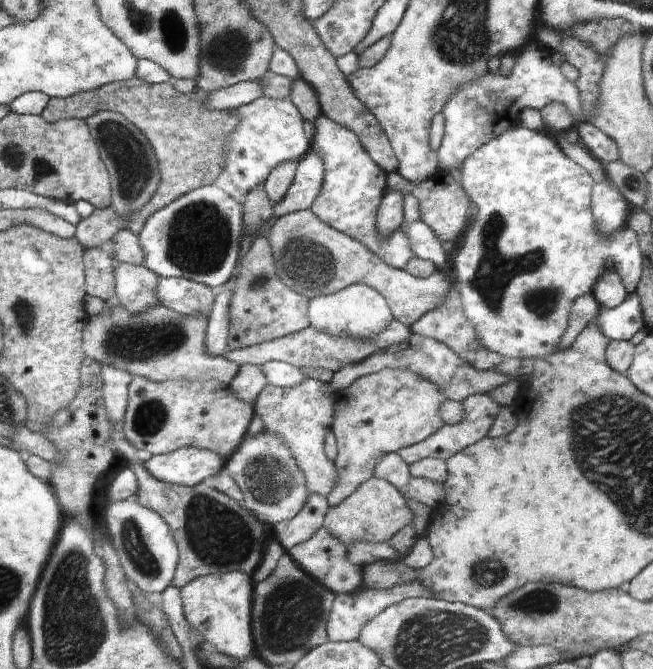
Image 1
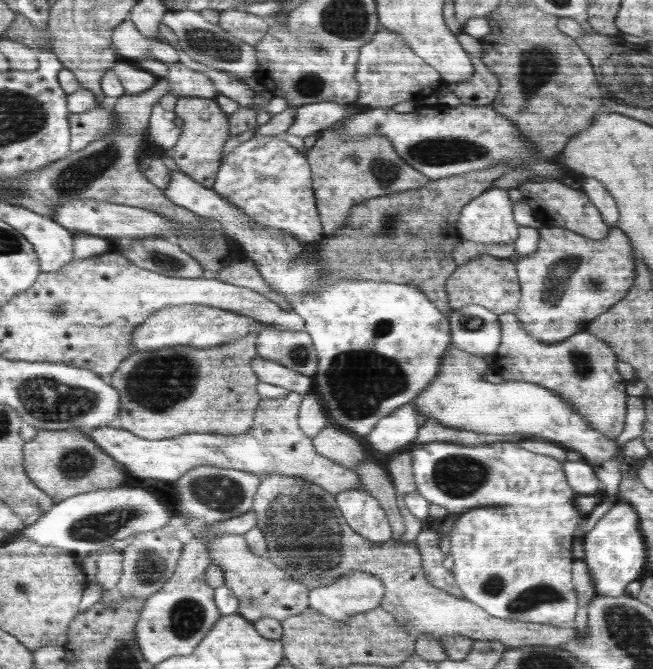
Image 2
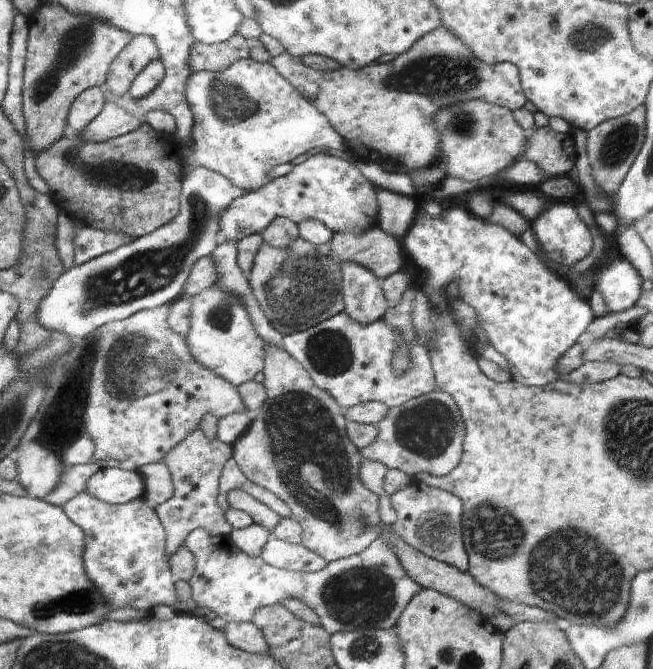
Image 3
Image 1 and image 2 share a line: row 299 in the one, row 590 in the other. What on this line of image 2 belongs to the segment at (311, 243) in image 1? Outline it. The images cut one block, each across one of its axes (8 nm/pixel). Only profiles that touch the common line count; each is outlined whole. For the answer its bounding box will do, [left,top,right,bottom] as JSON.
[251,472,577,648]

